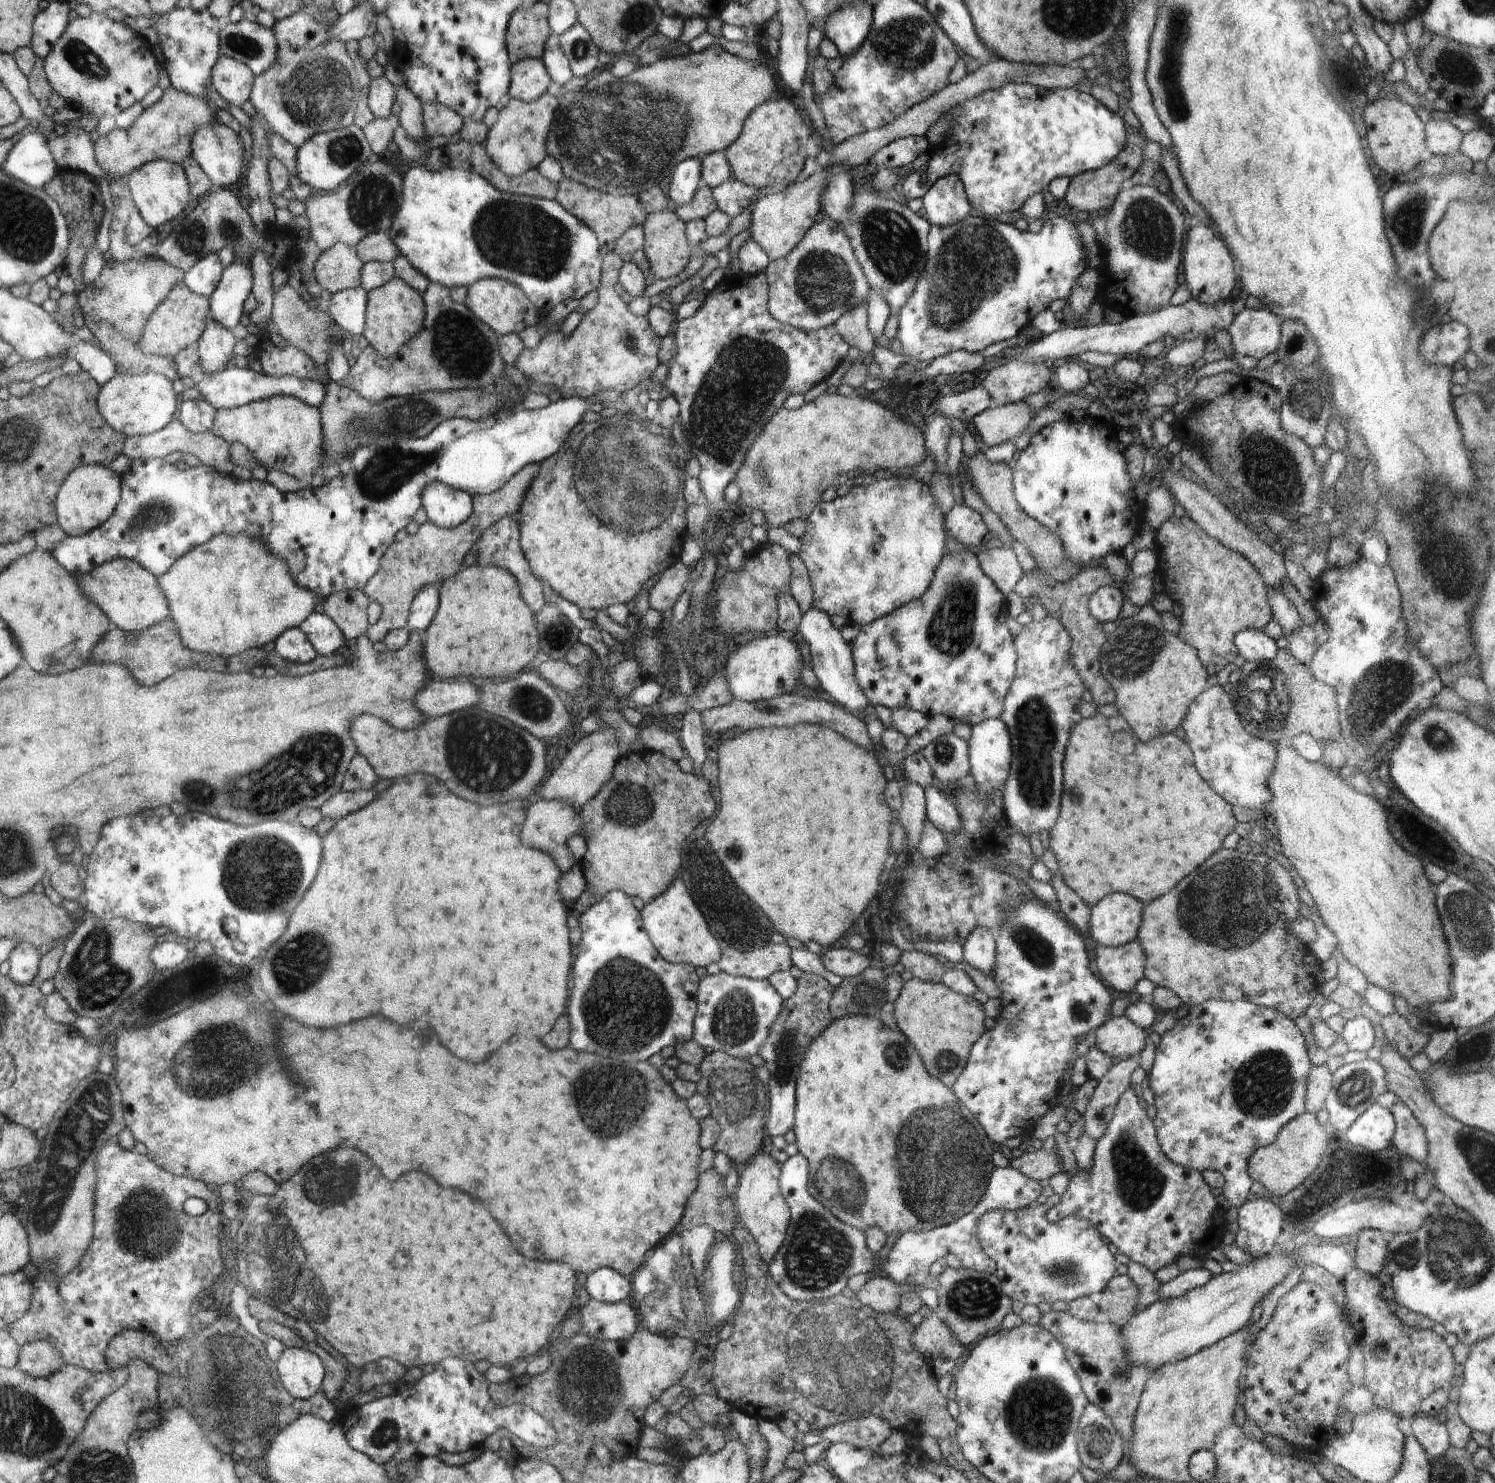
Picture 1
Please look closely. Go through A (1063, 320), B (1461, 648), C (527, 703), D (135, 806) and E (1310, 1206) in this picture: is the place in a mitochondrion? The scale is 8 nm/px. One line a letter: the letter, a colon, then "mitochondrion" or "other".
A: other
B: other
C: mitochondrion
D: other
E: mitochondrion

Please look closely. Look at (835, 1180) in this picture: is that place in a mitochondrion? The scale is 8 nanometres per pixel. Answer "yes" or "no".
yes

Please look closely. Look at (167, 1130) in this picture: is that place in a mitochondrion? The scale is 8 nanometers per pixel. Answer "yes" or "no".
no

